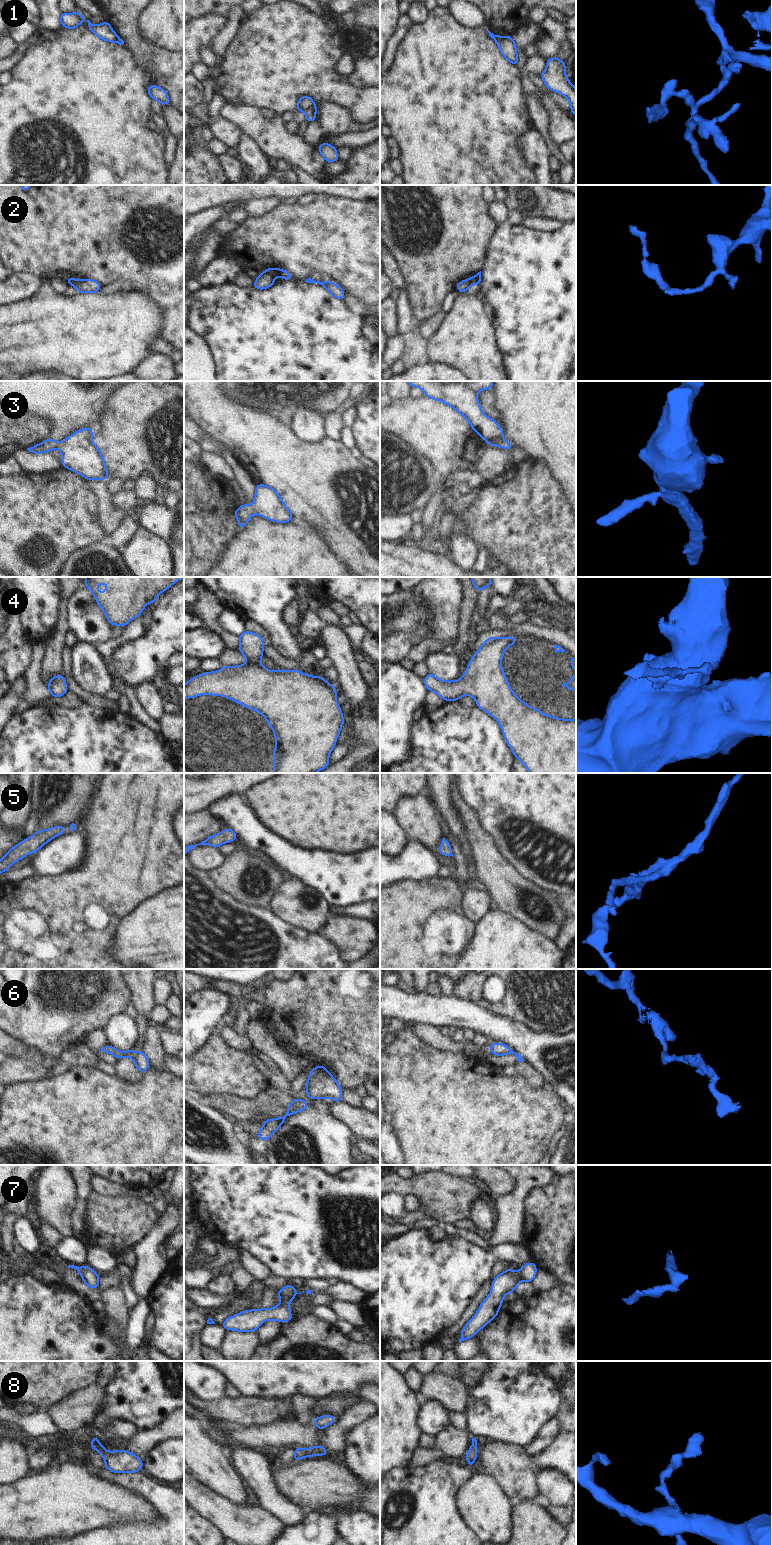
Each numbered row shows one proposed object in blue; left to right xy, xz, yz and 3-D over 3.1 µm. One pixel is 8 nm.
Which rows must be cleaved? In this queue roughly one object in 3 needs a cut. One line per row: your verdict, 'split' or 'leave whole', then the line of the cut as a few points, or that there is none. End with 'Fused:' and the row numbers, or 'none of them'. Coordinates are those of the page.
1: split | xz (313, 103), (303, 111)
2: split | xz (266, 270), (273, 275)
3: leave whole | no cut
4: leave whole | no cut
5: leave whole | no cut
6: leave whole | no cut
7: leave whole | no cut
8: leave whole | no cut
Fused: 1, 2

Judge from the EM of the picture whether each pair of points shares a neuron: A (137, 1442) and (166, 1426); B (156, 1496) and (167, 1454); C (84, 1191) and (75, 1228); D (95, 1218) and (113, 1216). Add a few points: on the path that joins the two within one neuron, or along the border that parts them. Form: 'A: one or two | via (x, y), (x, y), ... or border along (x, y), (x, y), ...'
A: one | via (144, 1440), (159, 1433)
B: two | border along (145, 1473), (166, 1484)
C: one | via (80, 1200), (78, 1219)
D: one | via (99, 1218), (109, 1218)

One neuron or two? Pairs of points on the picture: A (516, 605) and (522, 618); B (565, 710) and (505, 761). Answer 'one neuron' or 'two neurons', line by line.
A: two neurons
B: two neurons

